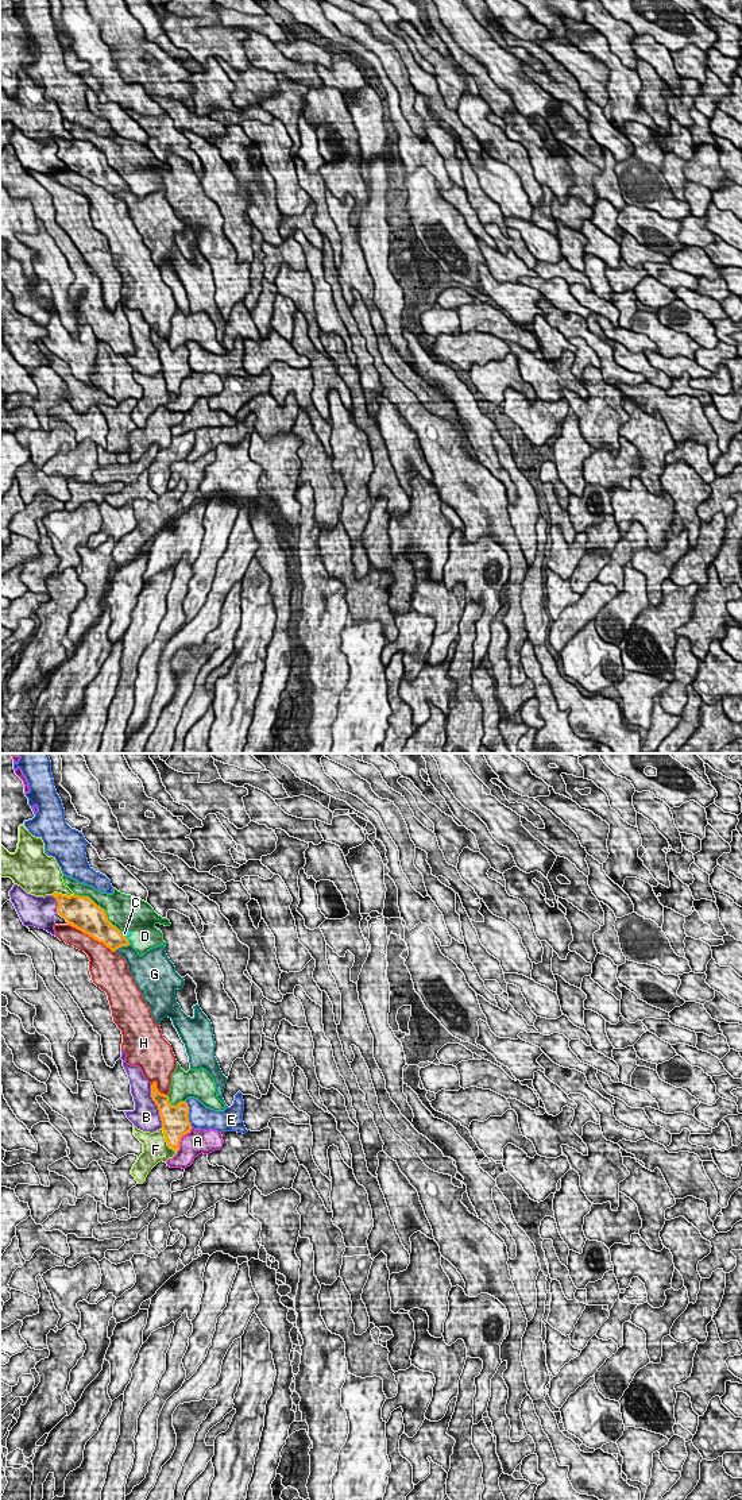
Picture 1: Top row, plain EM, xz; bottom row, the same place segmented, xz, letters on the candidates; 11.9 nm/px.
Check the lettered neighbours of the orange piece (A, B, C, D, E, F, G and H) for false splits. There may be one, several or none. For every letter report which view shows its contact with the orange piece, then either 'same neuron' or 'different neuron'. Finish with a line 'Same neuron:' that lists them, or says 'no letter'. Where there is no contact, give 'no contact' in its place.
A: xz | different neuron
B: xz | different neuron
C: xz | different neuron
D: xz | different neuron
E: xz | different neuron
F: xz | different neuron
G: xz | different neuron
H: xz | different neuron
Same neuron: no letter

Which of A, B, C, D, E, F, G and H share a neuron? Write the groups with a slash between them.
A / B / C E / D / F / G / H

